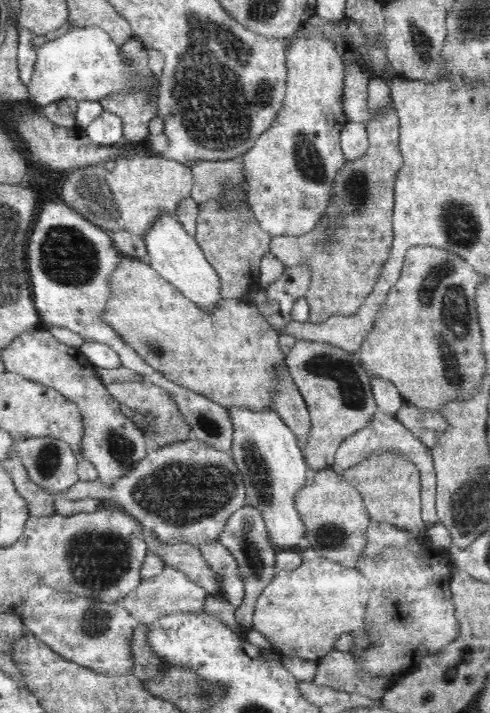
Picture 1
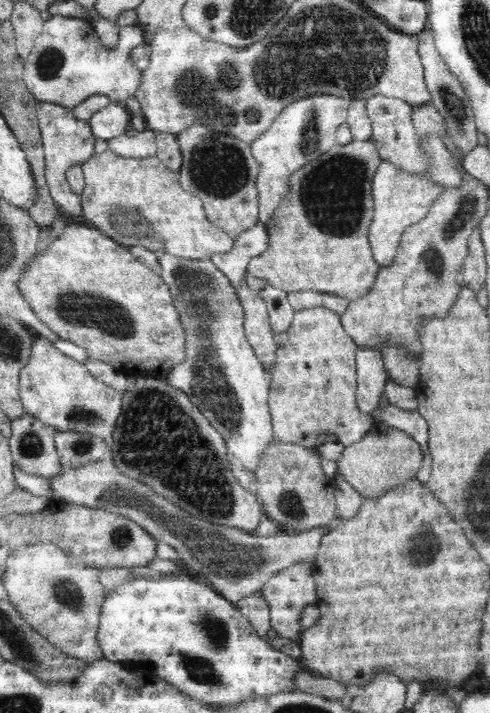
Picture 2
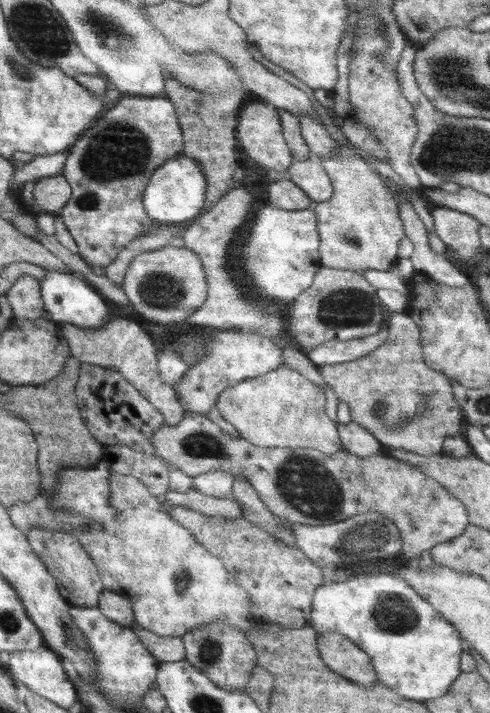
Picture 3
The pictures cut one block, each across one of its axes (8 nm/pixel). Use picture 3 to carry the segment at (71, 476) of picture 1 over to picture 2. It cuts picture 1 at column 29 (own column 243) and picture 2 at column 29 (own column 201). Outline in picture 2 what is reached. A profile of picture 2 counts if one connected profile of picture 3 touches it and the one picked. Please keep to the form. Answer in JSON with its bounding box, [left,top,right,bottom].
[11,413,64,480]

